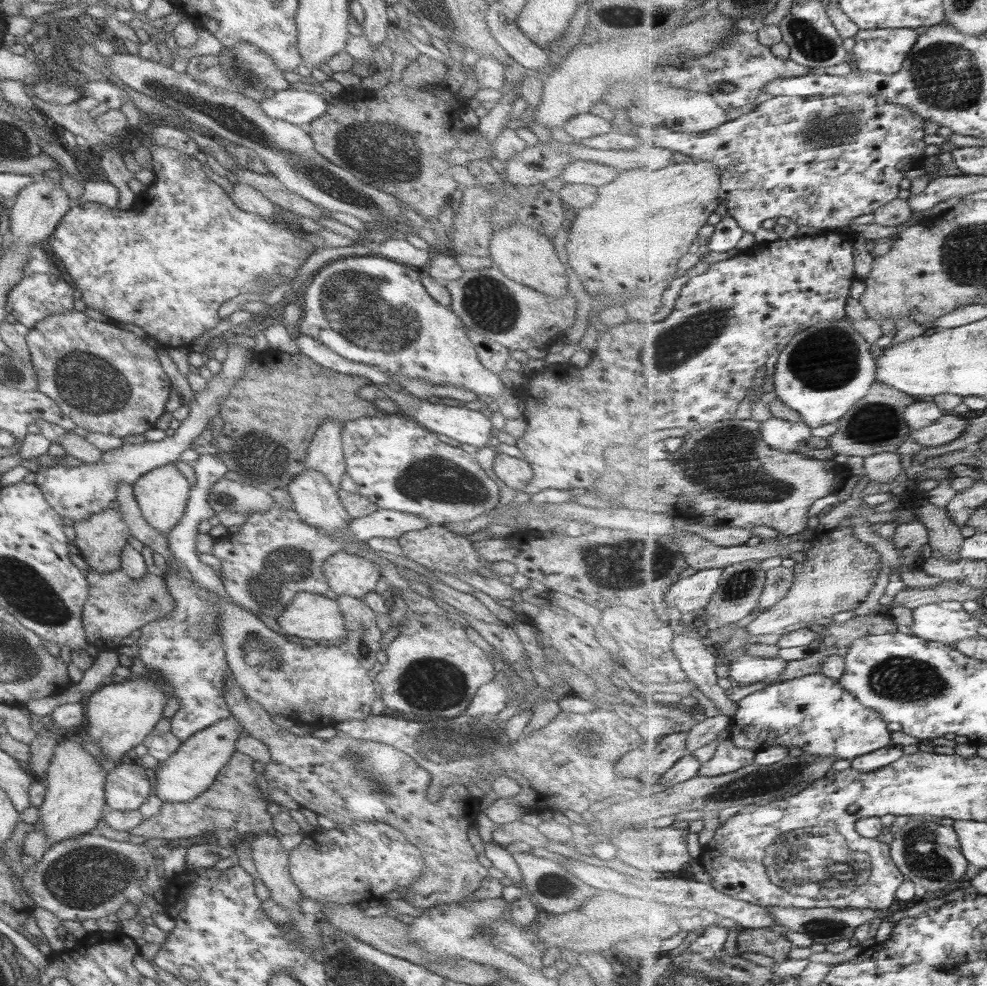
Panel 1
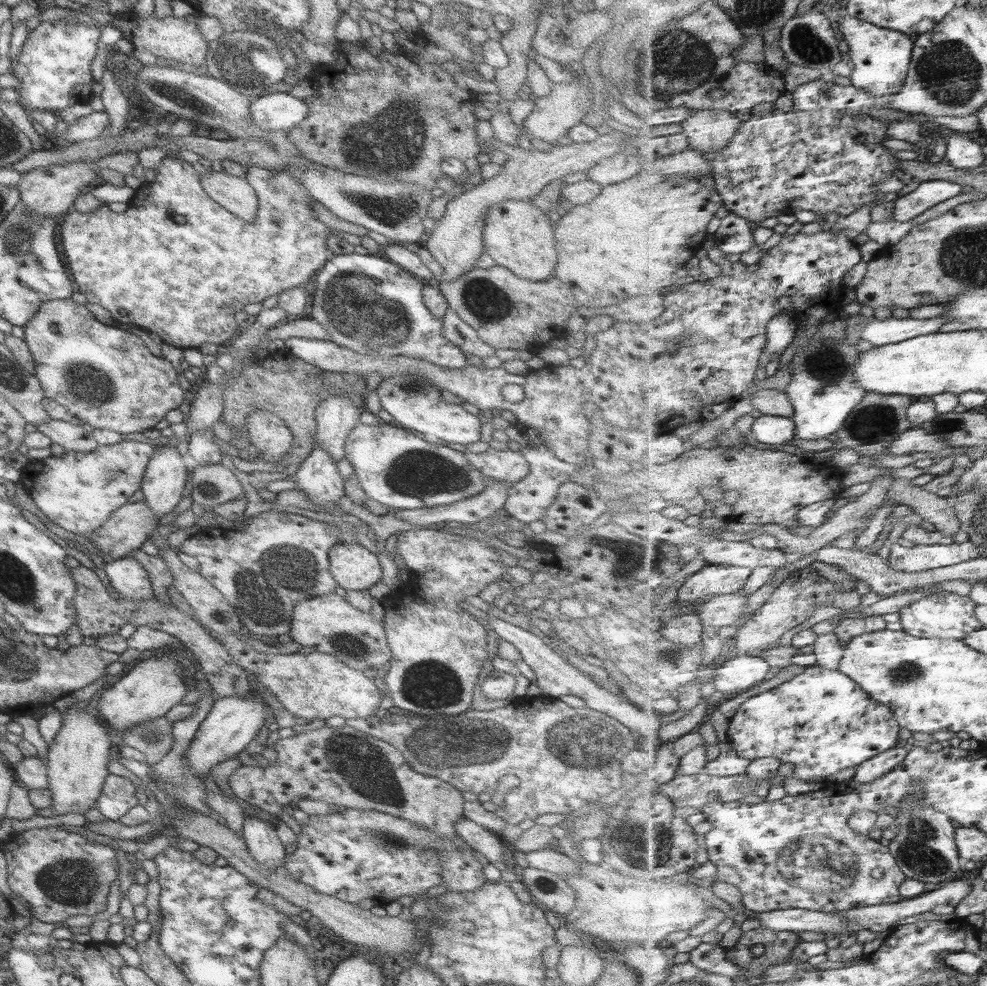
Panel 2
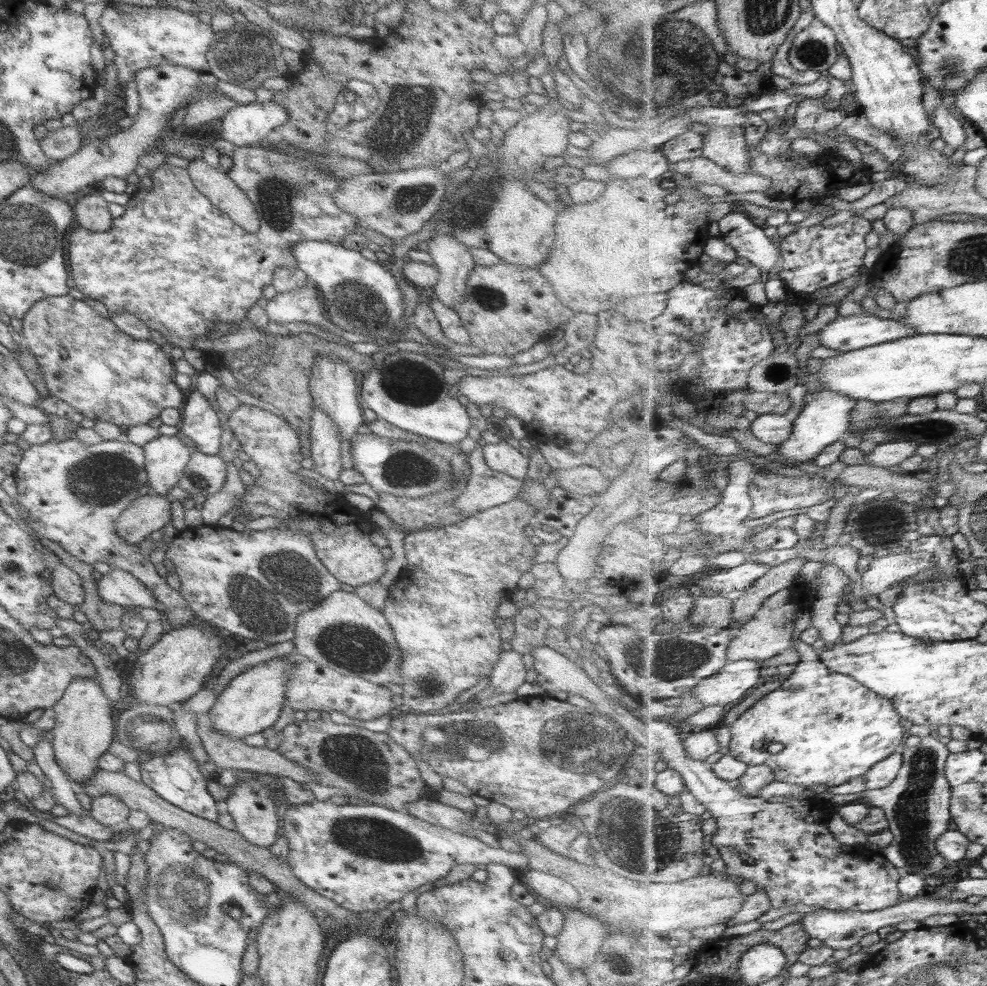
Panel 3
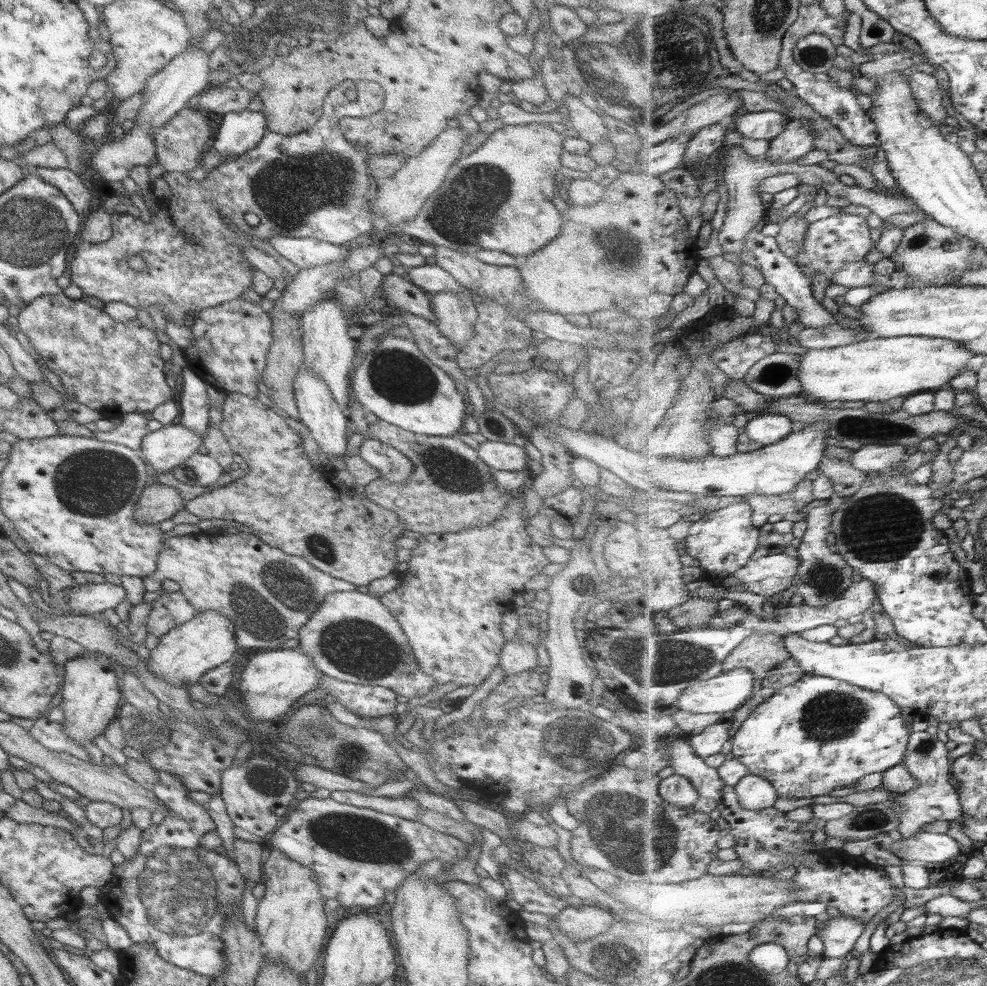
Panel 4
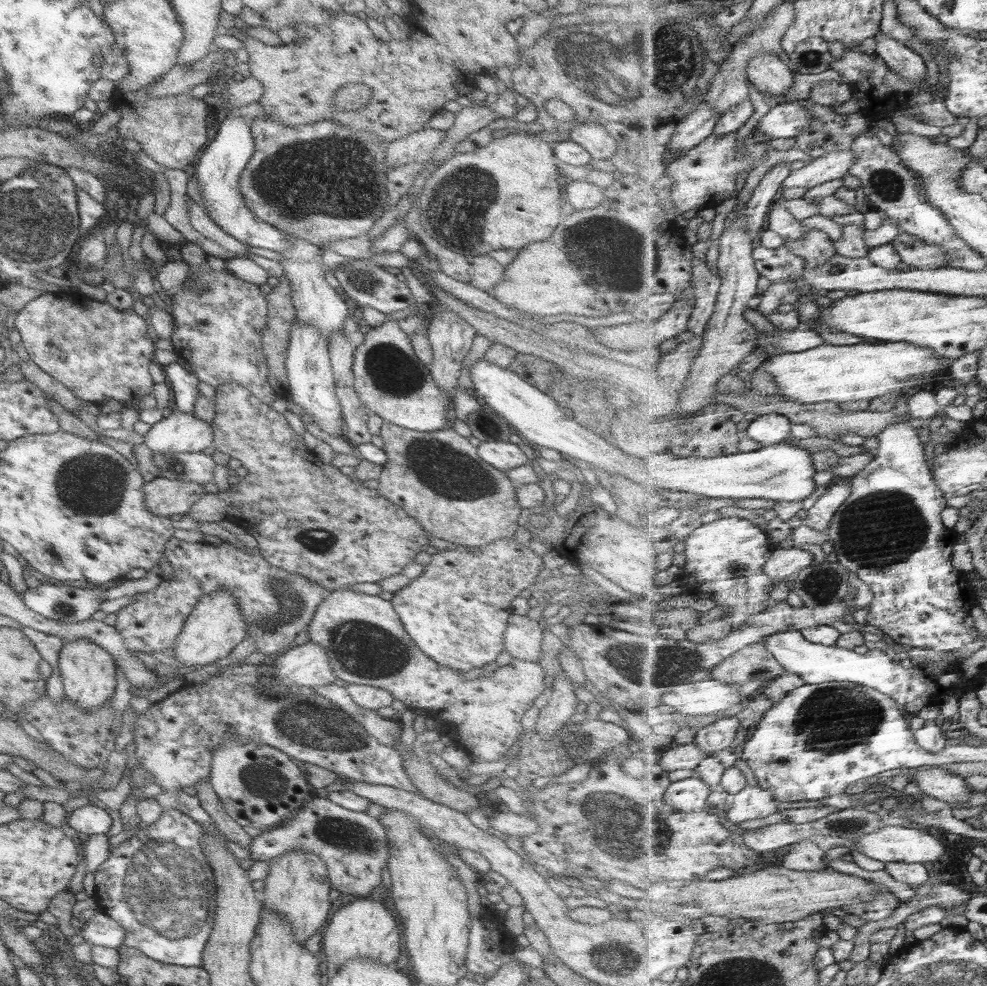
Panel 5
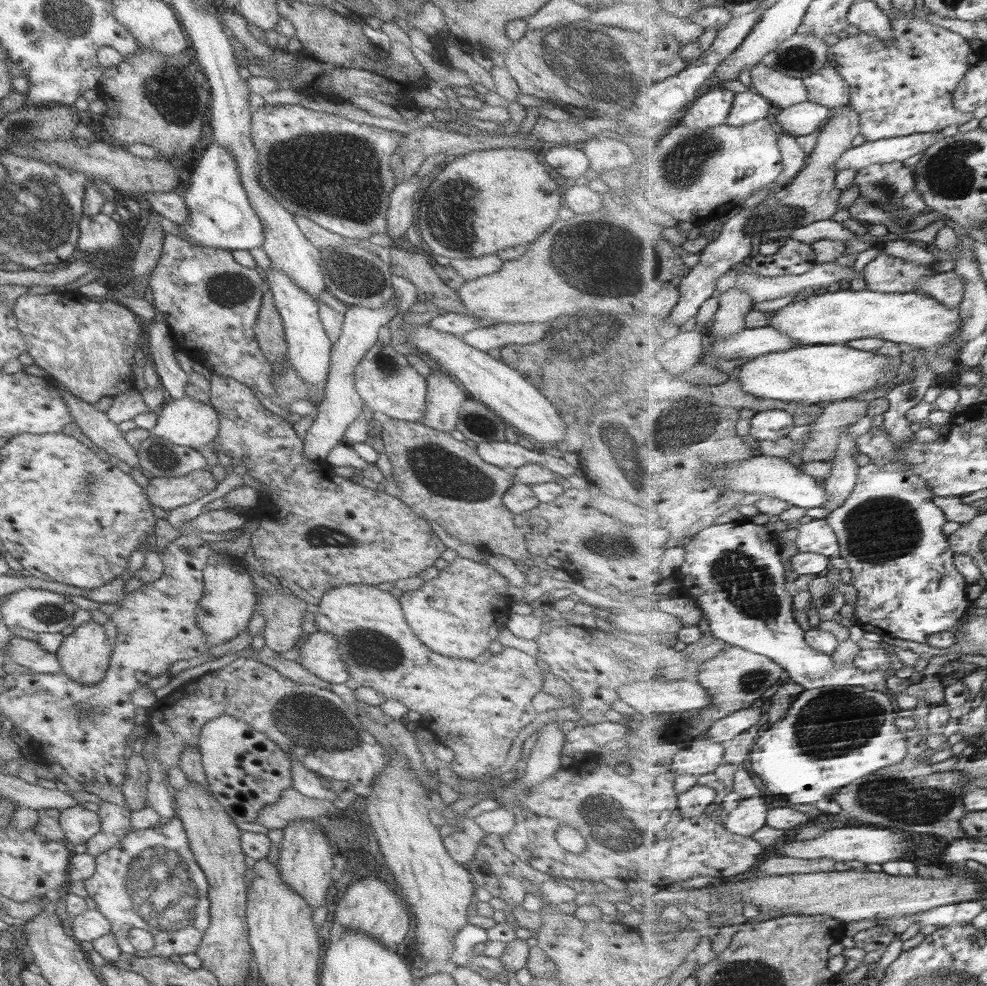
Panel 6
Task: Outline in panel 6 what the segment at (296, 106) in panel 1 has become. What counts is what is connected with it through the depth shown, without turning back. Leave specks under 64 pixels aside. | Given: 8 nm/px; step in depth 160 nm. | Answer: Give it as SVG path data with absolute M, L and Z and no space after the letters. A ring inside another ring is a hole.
M210 143L202 151L201 158L194 167L187 183L182 197L188 210L188 219L182 224L177 224L187 235L183 238L187 241L191 240L191 244L201 247L218 248L229 250L251 250L251 248L259 248L263 242L263 233L260 220L253 212L247 195L241 186L237 167L232 154L222 146Z

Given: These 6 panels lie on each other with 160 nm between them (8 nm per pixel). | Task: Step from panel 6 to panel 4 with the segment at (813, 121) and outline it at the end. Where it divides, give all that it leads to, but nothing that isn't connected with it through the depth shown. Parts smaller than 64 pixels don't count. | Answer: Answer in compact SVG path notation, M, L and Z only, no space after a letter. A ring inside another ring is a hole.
M744 112L736 114L734 124L741 136L755 140L771 140L779 136L787 126L787 117L774 112Z

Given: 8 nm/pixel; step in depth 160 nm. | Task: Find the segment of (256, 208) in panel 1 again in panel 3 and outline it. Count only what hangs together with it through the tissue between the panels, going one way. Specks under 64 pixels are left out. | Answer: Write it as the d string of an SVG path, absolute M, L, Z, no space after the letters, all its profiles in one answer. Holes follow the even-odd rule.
M197 159L190 161L186 171L194 189L205 196L216 210L245 232L258 229L260 216L253 203L223 170L216 170L202 159Z

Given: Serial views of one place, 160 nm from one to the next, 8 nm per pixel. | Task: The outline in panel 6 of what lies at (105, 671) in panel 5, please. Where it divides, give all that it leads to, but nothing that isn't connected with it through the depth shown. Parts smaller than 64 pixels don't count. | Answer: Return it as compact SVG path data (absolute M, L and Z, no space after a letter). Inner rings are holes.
M91 620L65 635L55 655L60 672L69 680L91 686L101 682L111 651L103 627Z

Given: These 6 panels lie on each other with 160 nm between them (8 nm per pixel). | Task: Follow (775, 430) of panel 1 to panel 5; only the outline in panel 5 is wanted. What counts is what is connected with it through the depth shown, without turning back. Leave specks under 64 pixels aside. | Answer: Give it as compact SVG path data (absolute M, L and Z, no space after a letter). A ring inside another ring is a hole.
M781 414L757 416L747 427L747 437L762 446L771 446L789 441L792 420Z

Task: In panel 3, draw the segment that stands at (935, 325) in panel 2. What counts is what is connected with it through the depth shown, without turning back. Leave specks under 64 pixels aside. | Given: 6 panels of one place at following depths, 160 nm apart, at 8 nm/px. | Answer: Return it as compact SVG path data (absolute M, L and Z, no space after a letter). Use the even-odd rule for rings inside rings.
M868 311L853 316L837 316L815 334L817 342L829 349L849 352L915 336L915 328L899 320L883 320Z

